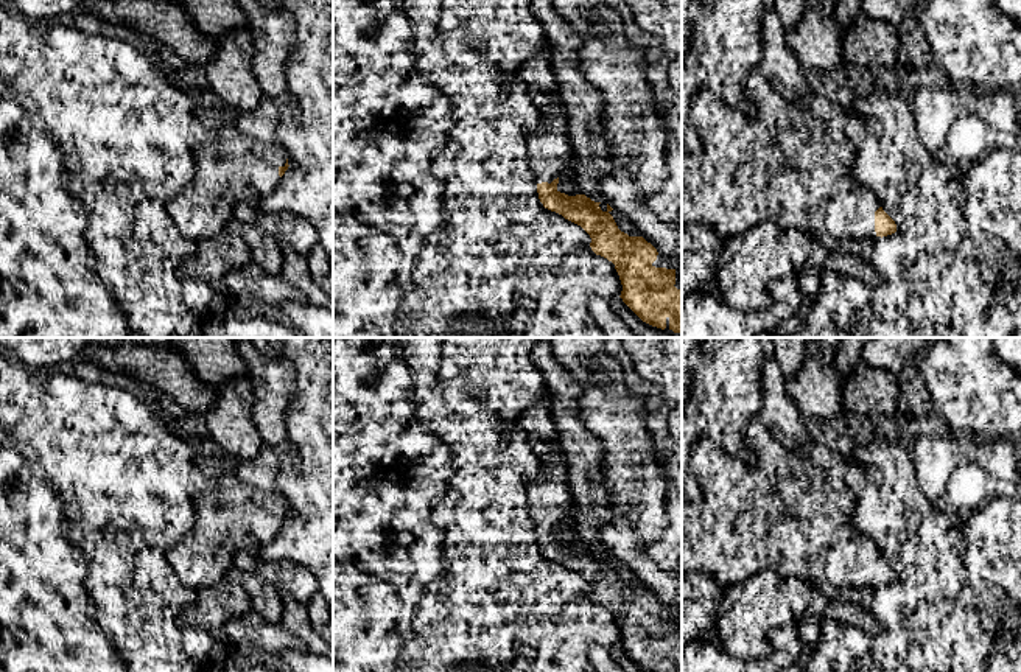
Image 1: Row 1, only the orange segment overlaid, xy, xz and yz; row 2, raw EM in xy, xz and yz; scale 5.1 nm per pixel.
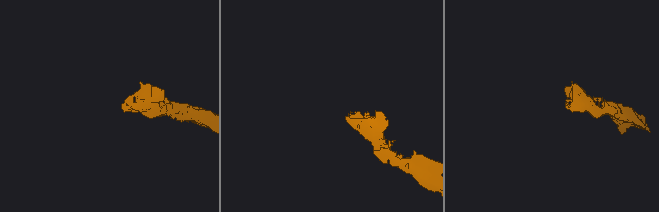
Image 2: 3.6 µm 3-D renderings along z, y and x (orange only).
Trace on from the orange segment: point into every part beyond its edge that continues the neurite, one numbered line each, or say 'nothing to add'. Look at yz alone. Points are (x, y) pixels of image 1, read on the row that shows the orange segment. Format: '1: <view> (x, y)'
1: yz (789, 162)

